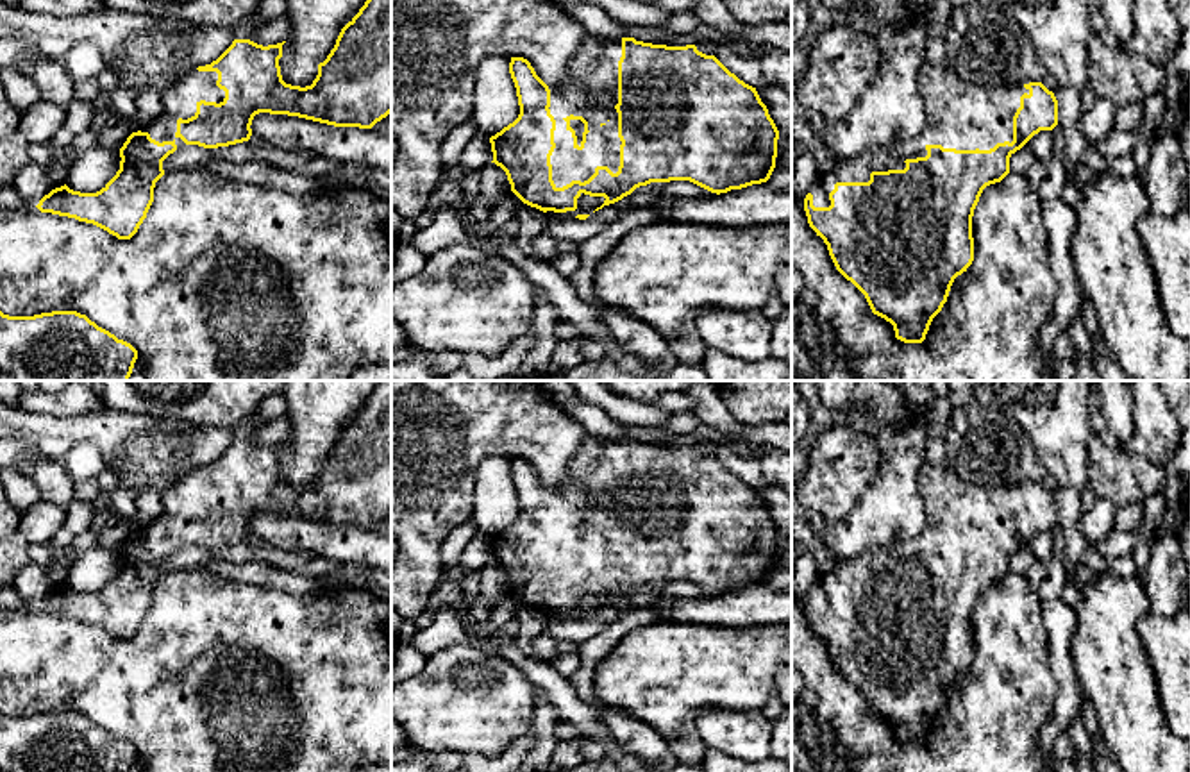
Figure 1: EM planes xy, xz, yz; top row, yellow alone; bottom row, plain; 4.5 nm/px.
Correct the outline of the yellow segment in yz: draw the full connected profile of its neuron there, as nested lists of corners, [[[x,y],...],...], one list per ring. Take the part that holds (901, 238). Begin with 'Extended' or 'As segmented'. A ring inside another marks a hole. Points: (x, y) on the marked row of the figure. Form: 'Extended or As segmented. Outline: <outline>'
Extended. Outline: [[[924,68],[917,84],[926,125],[909,139],[874,147],[820,173],[804,198],[809,227],[824,239],[836,270],[867,298],[874,315],[893,325],[895,338],[922,343],[951,286],[974,261],[972,216],[983,189],[1010,173],[1010,157],[1040,130],[1058,125],[1058,100],[1042,82],[985,88],[963,82],[949,68]]]

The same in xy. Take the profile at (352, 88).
Extended. Outline: [[[391,0],[365,2],[341,29],[327,59],[318,64],[311,86],[282,80],[279,59],[284,43],[263,46],[250,39],[234,39],[216,61],[191,70],[161,93],[161,113],[127,138],[120,148],[120,170],[100,191],[80,193],[64,184],[45,195],[36,207],[93,223],[118,239],[130,239],[154,202],[155,182],[164,175],[163,161],[184,145],[218,148],[248,141],[252,120],[259,113],[359,129],[372,129],[391,113]]]

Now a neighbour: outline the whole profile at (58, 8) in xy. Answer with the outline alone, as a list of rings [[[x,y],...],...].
[[[20,0],[18,7],[29,13],[46,13],[54,16],[77,16],[100,11],[104,0]]]

